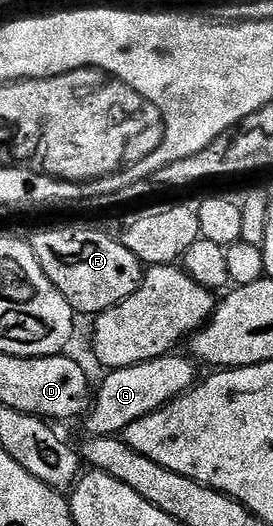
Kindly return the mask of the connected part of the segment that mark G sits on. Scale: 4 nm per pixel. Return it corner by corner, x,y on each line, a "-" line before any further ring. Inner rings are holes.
174,352
163,358
147,360
143,364
108,371
104,375
106,378
101,382
101,391
98,394
96,391
95,401
84,419
84,433
91,438
108,434
120,435
135,420
156,410
165,409
167,403
193,389
198,377
198,363
192,357
180,358
179,355
180,353

